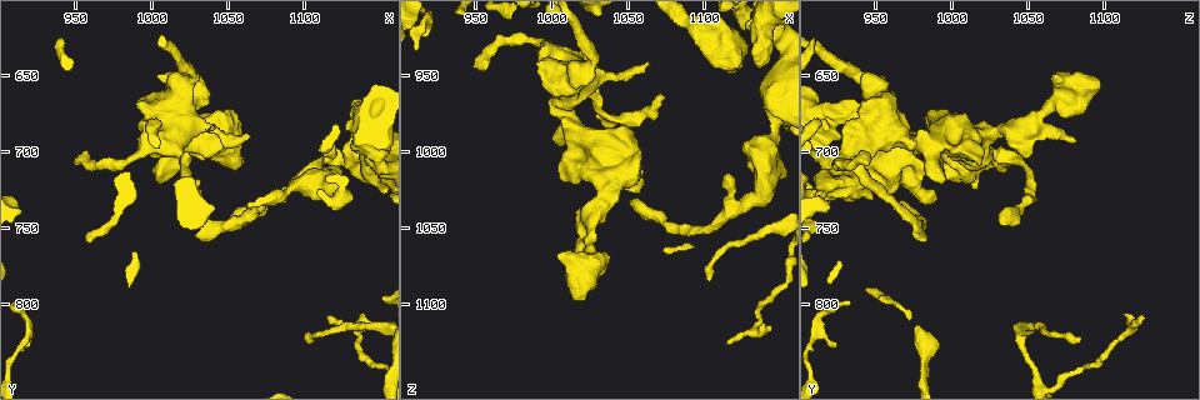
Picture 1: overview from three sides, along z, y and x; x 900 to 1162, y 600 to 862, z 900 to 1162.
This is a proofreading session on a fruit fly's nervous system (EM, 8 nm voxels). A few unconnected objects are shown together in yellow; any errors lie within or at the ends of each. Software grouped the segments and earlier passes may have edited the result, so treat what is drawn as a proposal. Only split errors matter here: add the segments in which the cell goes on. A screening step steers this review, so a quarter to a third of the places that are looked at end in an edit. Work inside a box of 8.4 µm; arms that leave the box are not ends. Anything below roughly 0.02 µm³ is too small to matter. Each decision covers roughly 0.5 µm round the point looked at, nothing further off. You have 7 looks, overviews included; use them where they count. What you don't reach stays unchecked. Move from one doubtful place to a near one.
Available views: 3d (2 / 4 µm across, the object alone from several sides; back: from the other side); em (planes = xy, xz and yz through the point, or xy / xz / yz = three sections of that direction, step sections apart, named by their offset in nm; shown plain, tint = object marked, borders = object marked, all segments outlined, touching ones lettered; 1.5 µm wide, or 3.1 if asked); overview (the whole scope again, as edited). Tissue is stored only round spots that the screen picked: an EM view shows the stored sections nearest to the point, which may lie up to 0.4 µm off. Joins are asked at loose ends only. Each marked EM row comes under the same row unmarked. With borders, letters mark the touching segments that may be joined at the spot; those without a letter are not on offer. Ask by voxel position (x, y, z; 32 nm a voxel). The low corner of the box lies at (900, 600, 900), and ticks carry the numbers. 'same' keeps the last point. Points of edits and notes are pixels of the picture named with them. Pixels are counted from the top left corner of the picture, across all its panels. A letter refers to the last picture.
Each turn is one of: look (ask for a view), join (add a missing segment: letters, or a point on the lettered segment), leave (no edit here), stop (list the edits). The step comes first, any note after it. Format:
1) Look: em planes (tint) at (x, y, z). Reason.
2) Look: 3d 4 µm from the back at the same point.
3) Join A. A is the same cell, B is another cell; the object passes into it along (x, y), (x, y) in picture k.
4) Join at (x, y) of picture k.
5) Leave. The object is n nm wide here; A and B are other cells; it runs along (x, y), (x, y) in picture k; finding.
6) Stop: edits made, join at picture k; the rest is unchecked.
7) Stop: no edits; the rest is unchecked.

Look: em planes (borders) at (1004, 650, 1068). An open end.

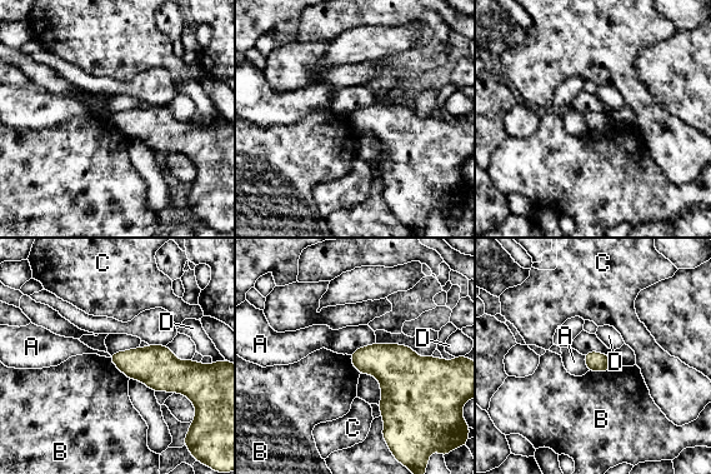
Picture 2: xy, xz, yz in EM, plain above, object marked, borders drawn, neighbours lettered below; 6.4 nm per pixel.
Leave. The longest contact is with B, 180 nm; A, B, C and D are other cells; a border runs along (614, 363), (607, 370), (589, 372) in picture 2; no lettered segment goes on from it.

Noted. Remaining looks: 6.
Look: em xy step 4 (tint) at (1102, 826, 1084).

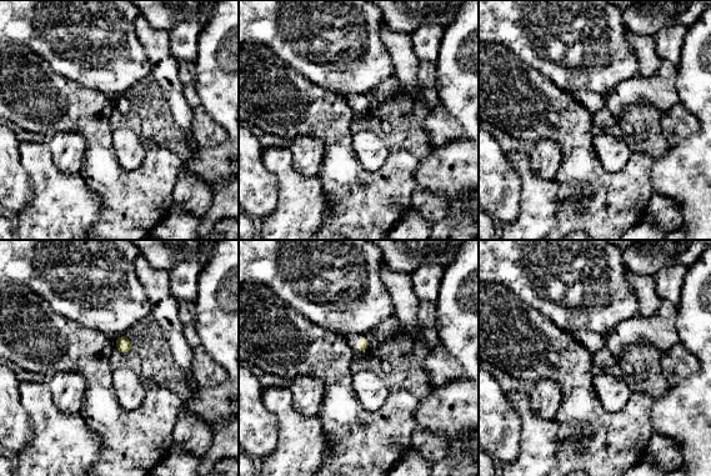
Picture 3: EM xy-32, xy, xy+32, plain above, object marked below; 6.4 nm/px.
Look: em planes (borders) at the same point. Cut it another way.

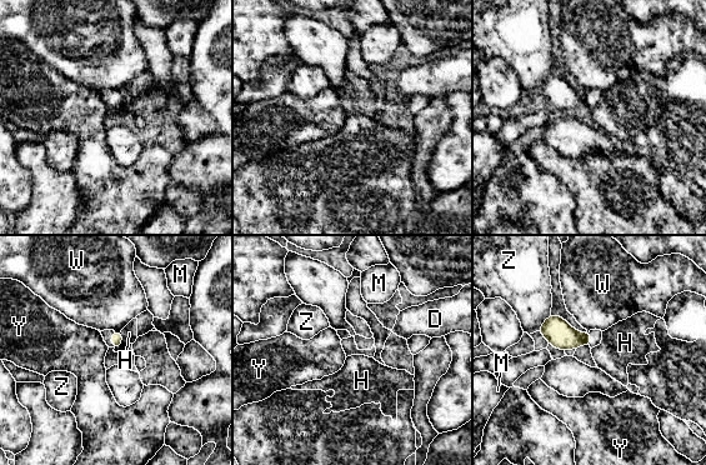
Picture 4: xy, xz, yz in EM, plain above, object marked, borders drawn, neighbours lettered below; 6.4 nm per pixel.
Leave. D, H, M, W, Y and Z are other cells; a border runs along (121, 331), (121, 344), (114, 349) in picture 4; none of them fits.

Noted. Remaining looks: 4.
Look: 3d 2 µm at (1050, 748, 1032). Free end.

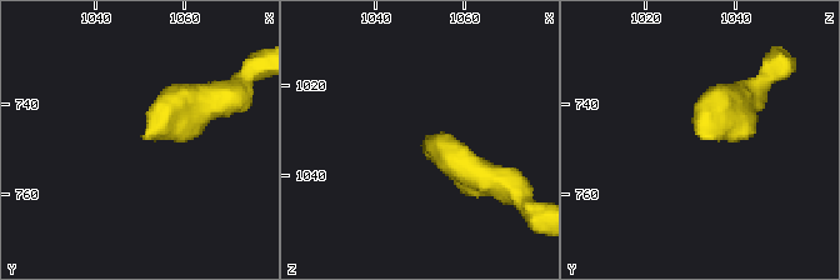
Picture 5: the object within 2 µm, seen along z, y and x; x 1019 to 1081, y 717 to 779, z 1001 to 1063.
Look: em planes (borders) at (1051, 748, 1033). Need the tissue.

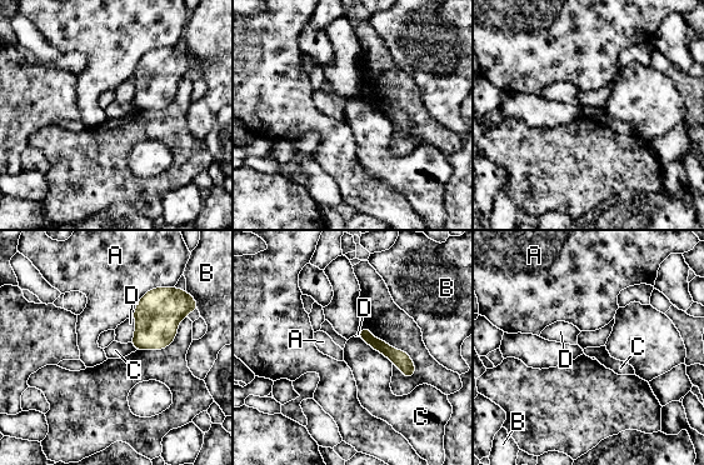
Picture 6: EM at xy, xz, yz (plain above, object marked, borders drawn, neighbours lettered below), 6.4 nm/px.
Leave. A, B, C and D are other cells; a border runs along (133, 315), (135, 334), (130, 341) in picture 6; none of them fits.

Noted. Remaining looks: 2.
Stop: no edits; the rest is unchecked.

